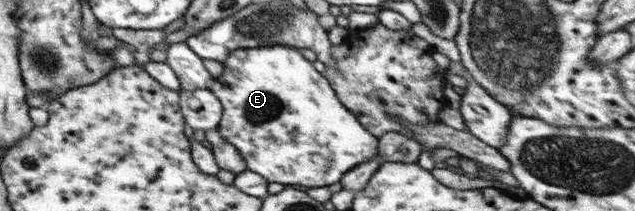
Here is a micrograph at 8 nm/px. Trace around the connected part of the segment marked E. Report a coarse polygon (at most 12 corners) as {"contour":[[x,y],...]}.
{"contour":[[291,46],[238,49],[217,130],[269,183],[329,187],[378,138]]}

